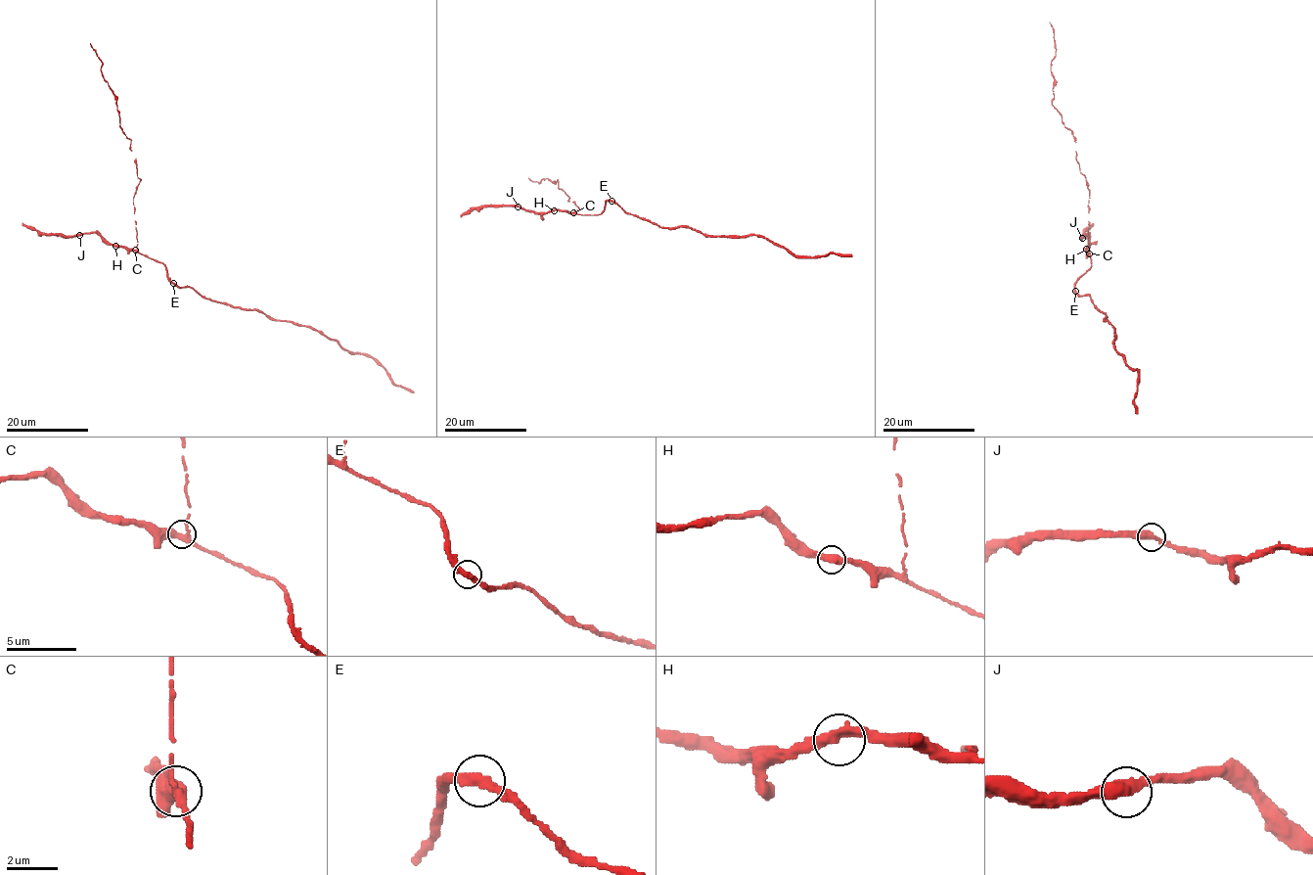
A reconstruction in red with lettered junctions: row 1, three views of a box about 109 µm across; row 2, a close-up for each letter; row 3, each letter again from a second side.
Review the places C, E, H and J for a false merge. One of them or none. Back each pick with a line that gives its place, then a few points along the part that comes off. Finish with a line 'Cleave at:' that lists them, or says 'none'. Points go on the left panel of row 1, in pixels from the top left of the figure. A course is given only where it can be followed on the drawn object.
Cleave at: none

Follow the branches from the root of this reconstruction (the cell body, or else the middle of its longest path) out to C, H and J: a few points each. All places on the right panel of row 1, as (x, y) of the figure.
C: (1074, 289), (1076, 281), (1091, 266), (1089, 253)
H: (1074, 289), (1076, 281), (1091, 266), (1086, 249)
J: (1074, 289), (1076, 281), (1091, 266), (1085, 251), (1089, 236), (1086, 234), (1082, 238)

